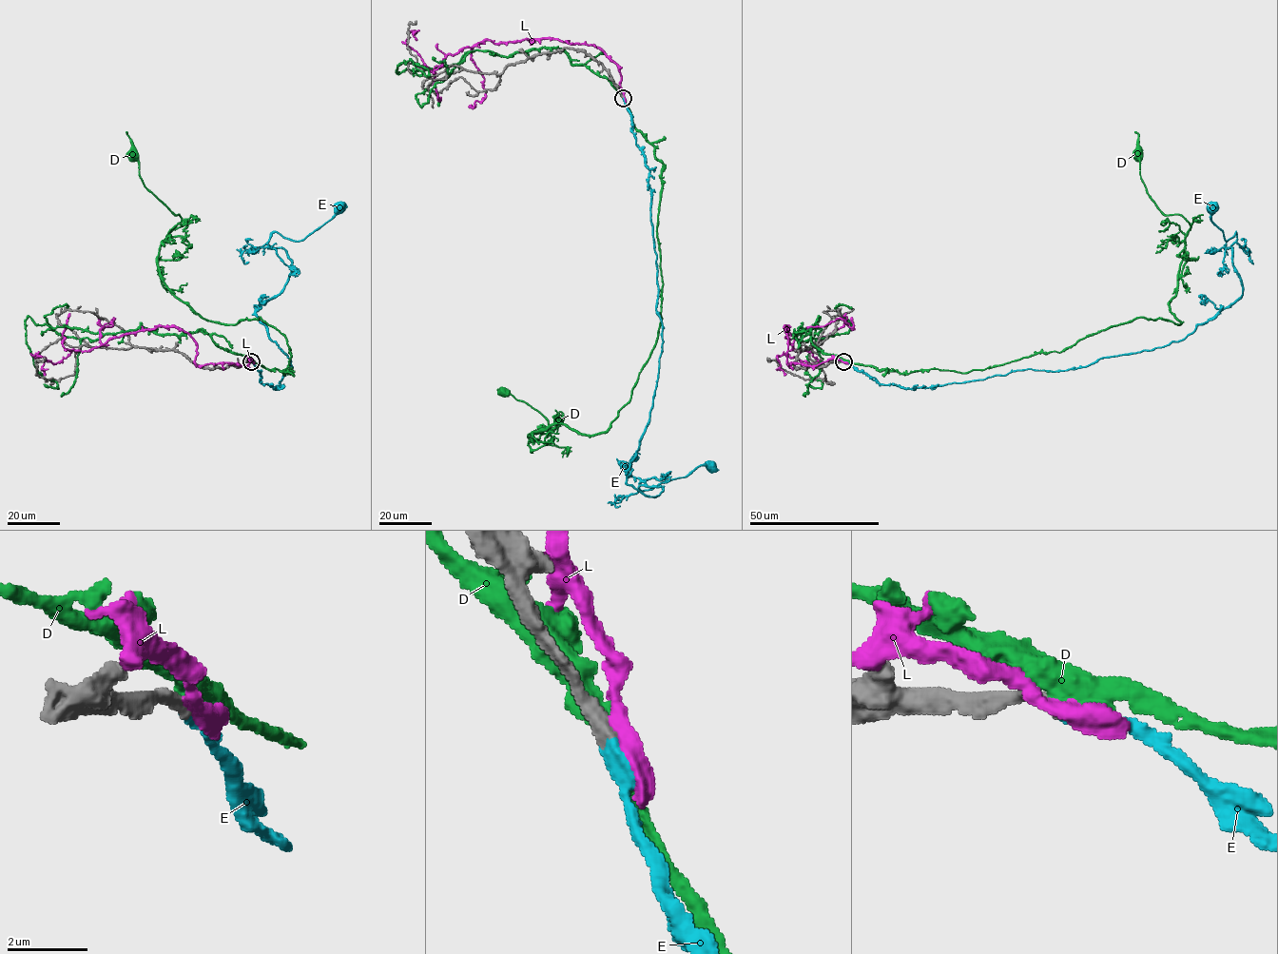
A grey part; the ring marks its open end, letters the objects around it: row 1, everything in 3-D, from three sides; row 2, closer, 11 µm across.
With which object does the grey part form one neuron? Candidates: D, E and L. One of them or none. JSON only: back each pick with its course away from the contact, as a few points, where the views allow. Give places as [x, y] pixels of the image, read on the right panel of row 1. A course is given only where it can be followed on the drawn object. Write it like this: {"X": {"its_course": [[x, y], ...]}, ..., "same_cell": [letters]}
{"E": {"its_course": [[844, 361], [880, 383], [916, 389], [1085, 367], [1178, 341], [1242, 293], [1236, 231], [1225, 240], [1210, 206]]}, "same_cell": ["E"]}

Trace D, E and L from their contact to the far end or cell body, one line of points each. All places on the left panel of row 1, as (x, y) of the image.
D: (252, 361), (291, 373), (286, 339), (261, 318), (208, 321), (172, 293), (158, 248), (182, 219), (132, 155)
E: (252, 361), (273, 389), (291, 368), (256, 313), (291, 271), (270, 236), (304, 240), (340, 206)
L: (252, 361), (198, 365), (186, 332), (156, 326), (72, 350), (57, 363), (35, 355), (45, 358), (45, 375)

